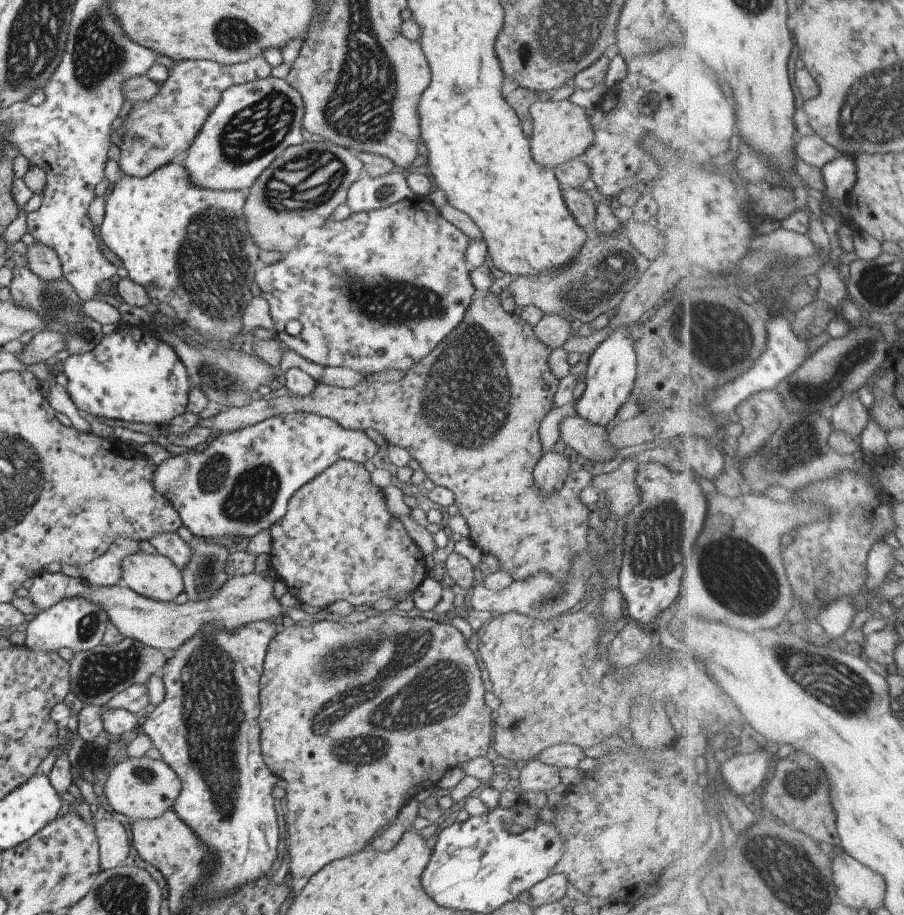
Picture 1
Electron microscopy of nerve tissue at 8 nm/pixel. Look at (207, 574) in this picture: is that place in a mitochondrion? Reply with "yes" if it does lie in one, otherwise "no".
yes

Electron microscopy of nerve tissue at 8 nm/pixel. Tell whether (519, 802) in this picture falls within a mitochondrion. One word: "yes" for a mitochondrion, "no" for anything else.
no

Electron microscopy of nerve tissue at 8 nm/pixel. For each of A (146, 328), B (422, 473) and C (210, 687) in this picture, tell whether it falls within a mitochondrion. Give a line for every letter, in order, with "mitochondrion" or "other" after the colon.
A: other
B: other
C: mitochondrion

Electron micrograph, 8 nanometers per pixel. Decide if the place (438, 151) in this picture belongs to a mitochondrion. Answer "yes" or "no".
no

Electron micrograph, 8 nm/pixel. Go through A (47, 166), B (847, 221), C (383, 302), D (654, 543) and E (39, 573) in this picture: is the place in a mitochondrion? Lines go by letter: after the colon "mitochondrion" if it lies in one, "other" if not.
A: other
B: other
C: mitochondrion
D: mitochondrion
E: other

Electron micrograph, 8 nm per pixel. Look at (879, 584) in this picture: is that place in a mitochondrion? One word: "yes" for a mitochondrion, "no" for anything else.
no

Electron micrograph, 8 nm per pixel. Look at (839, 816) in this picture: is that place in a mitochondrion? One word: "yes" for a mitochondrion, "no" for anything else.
no

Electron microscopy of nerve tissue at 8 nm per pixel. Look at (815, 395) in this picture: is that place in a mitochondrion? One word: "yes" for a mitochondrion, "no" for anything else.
no

